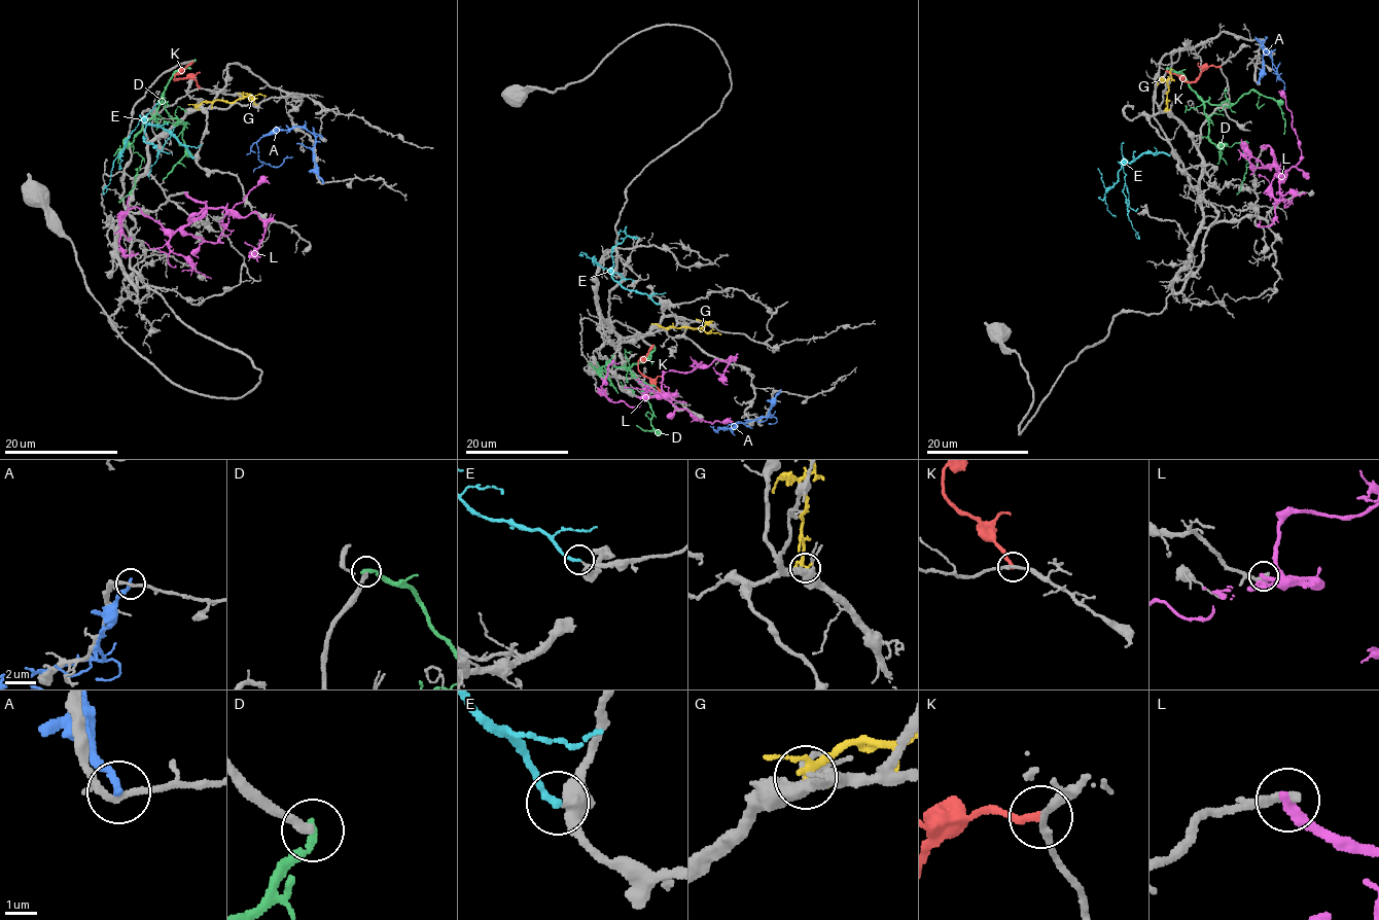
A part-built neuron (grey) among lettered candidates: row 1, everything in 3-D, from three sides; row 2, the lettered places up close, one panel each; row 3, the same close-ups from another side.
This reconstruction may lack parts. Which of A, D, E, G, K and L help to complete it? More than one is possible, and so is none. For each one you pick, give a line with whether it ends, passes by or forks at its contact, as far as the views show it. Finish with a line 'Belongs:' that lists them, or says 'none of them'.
Belongs: none of them

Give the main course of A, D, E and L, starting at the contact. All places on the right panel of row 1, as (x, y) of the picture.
A: (1259, 82), (1264, 67), (1261, 42), (1279, 79), (1277, 68), (1280, 62)
D: (1168, 68), (1178, 72), (1199, 96), (1211, 142), (1230, 146), (1244, 142), (1243, 156), (1248, 163), (1236, 196)
E: (1169, 155), (1144, 153), (1123, 167), (1128, 192), (1128, 215), (1135, 234)
L: (1262, 147), (1269, 147), (1283, 178), (1286, 174), (1274, 174), (1271, 181), (1275, 220), (1265, 226), (1261, 221)

